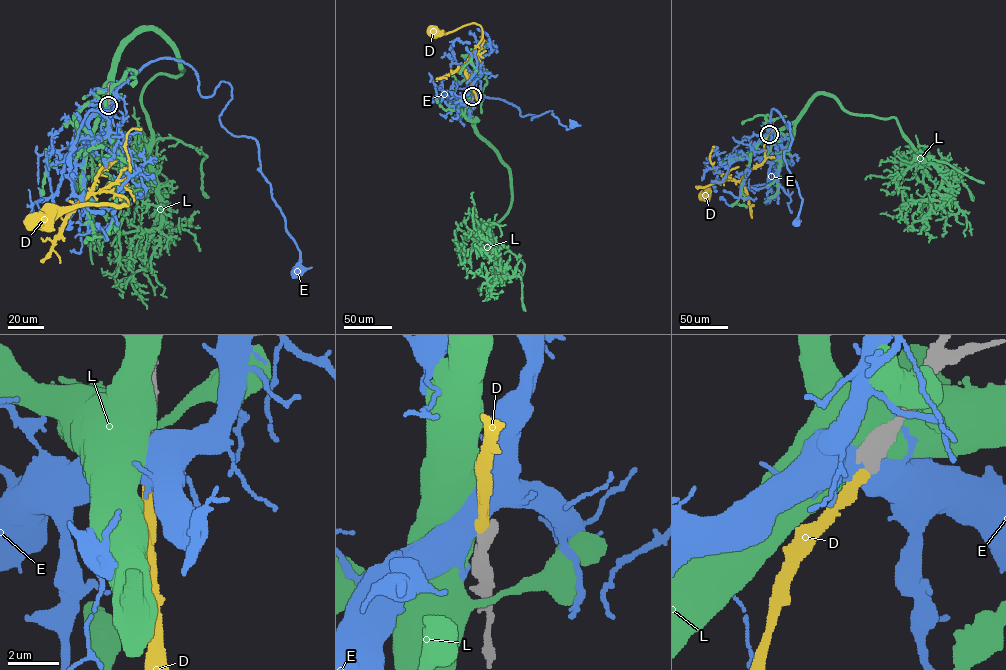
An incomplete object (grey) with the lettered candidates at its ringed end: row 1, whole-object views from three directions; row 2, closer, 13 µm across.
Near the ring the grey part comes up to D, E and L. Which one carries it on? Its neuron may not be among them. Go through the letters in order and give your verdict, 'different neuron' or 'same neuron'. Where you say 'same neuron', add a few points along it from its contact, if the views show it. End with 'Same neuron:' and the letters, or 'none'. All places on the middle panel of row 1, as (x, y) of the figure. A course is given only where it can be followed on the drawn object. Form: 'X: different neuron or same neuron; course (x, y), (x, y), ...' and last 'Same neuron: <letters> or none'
D: same neuron; course (472, 96), (473, 87), (463, 65), (481, 40), (482, 28), (471, 23), (445, 33), (433, 33)
E: different neuron
L: different neuron
Same neuron: D

